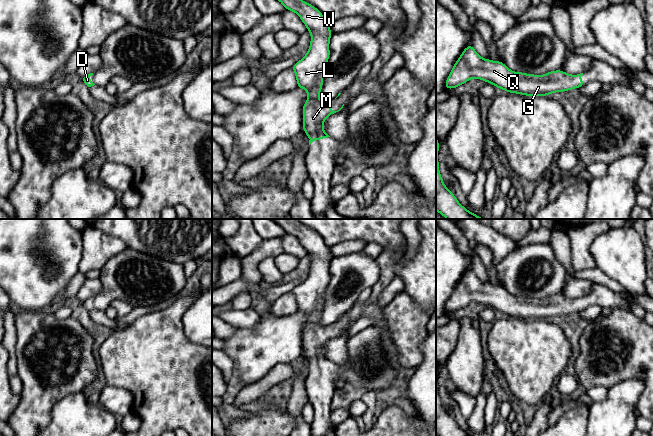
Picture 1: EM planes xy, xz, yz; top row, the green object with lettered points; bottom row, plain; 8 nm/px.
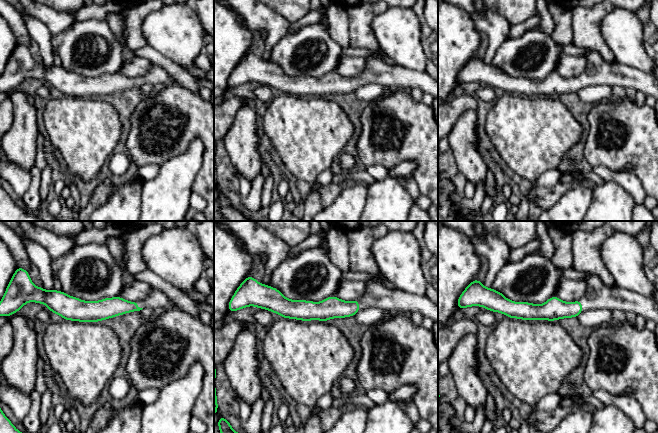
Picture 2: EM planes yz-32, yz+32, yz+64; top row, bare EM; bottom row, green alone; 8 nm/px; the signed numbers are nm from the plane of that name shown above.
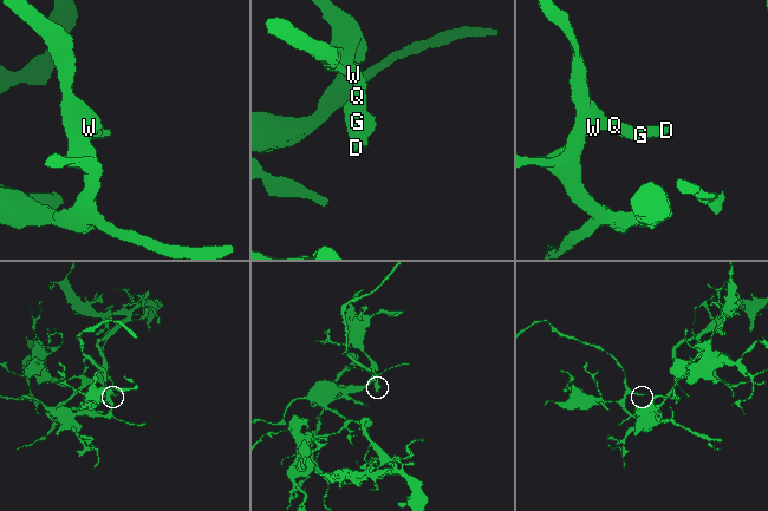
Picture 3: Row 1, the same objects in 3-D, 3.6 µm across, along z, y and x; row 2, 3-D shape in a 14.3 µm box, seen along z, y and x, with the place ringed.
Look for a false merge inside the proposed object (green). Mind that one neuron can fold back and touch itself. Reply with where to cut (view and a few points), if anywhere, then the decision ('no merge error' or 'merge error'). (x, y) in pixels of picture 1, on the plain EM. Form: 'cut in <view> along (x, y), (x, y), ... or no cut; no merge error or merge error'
no cut; no merge error

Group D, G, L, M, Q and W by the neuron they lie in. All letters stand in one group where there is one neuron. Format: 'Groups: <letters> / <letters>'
Groups: D G L M Q W

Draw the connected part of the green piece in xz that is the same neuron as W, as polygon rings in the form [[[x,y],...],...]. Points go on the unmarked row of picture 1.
[[[272,219],[280,225],[286,234],[295,236],[302,246],[306,249],[308,256],[311,257],[310,272],[306,279],[291,292],[293,293],[297,311],[307,315],[308,323],[303,329],[303,355],[309,360],[309,369],[314,364],[321,364],[330,361],[323,353],[323,347],[328,340],[338,335],[332,334],[328,326],[321,326],[318,322],[323,310],[323,296],[330,281],[329,267],[332,259],[329,247],[323,238],[313,229],[301,224],[297,219]]]

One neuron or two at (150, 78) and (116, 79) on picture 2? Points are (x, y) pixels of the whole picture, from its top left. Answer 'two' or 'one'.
one

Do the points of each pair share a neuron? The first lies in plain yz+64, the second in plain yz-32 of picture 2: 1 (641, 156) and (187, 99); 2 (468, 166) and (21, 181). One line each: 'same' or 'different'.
1: same
2: different

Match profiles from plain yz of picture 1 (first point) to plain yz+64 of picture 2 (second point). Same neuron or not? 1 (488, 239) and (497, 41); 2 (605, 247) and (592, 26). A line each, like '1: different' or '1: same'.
1: same
2: different

